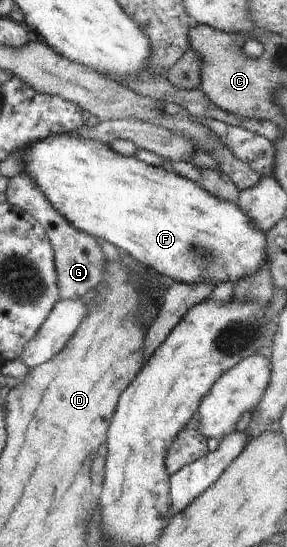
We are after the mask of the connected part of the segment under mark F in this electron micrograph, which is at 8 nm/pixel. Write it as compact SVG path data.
M78 133L75 134L62 134L56 136L48 136L48 138L42 140L36 140L34 144L26 147L22 150L22 173L32 178L32 182L37 184L40 188L40 192L44 192L44 196L50 200L54 205L54 208L69 219L69 223L78 230L87 232L90 236L100 239L102 238L110 244L114 244L116 248L122 253L125 253L134 259L140 261L144 266L156 270L158 274L164 274L168 278L172 278L175 282L182 284L206 284L206 281L212 281L213 283L226 282L230 280L235 286L236 280L244 278L244 276L252 276L258 272L258 268L262 268L268 263L267 260L267 247L265 232L260 232L259 228L256 228L248 216L240 210L237 202L222 200L219 196L212 196L209 192L206 192L201 185L181 177L174 171L164 170L162 167L150 166L148 164L142 164L136 157L127 157L117 152L114 152L109 145L96 142L96 140L86 140Z

